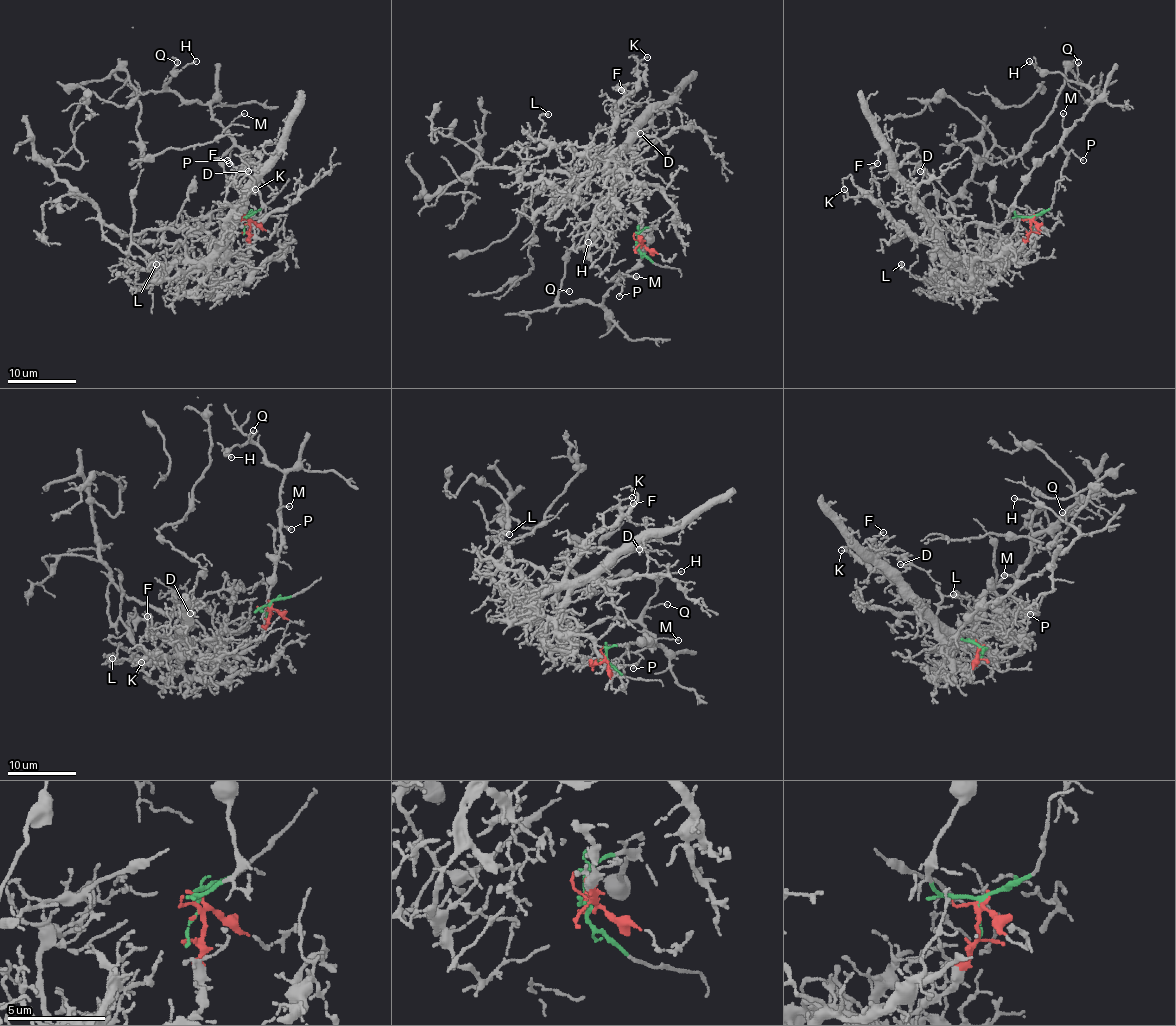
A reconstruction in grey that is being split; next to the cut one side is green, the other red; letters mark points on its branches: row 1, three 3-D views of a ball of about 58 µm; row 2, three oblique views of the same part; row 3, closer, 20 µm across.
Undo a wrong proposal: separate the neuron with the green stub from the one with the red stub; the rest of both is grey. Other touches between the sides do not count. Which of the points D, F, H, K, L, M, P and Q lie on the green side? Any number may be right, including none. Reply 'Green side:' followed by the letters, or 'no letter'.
Green side: H, M, P, Q

